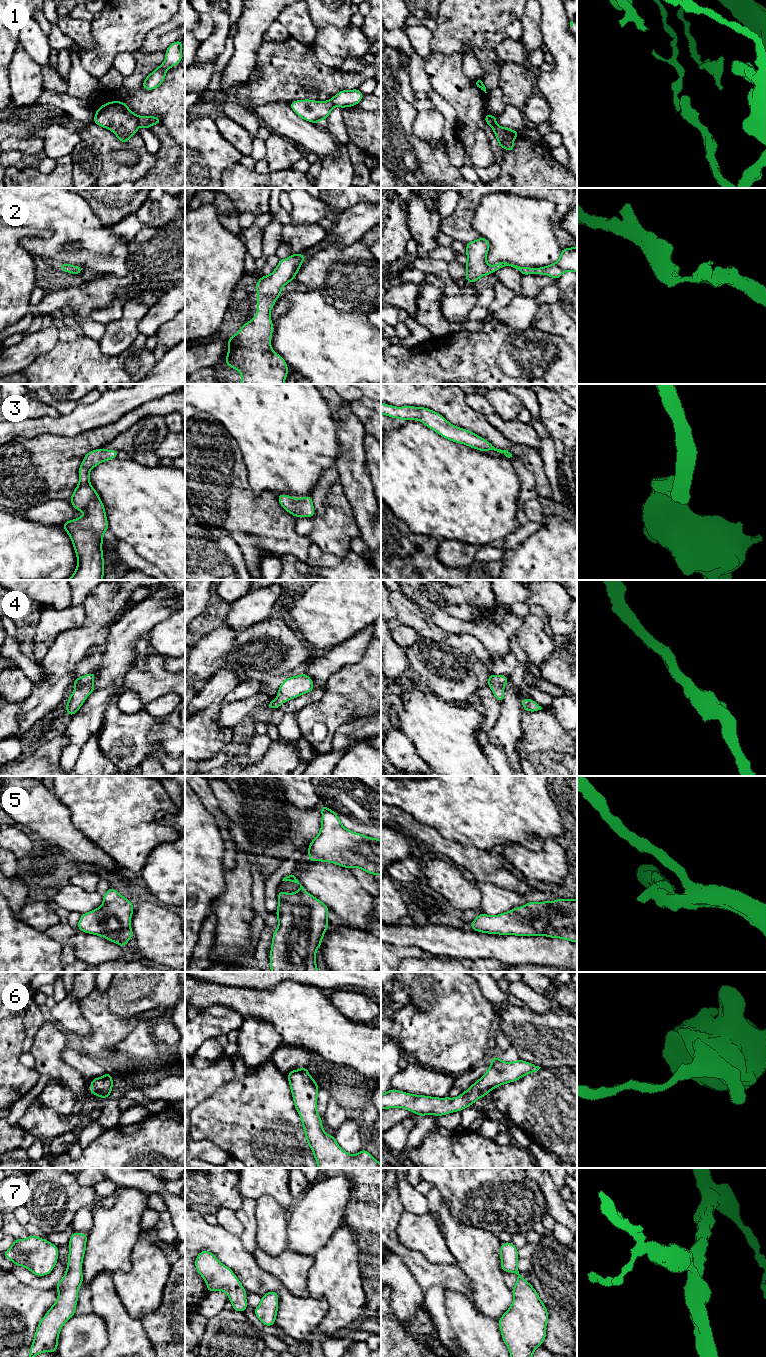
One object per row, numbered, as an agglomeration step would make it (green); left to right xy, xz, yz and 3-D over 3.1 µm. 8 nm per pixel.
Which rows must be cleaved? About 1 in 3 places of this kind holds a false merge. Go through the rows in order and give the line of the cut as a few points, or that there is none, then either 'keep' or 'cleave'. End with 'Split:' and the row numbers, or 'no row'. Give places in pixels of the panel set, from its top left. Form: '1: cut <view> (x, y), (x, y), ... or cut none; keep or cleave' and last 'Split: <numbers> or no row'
1: cut yz (494, 116), (494, 122), (491, 126); cleave
2: cut none; keep
3: cut none; keep
4: cut none; keep
5: cut none; keep
6: cut none; keep
7: cut none; keep
Split: 1

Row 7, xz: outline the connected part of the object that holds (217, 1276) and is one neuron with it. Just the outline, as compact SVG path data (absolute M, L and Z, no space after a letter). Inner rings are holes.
M207 1250L201 1251L196 1257L195 1267L205 1280L209 1293L224 1291L232 1303L233 1310L244 1312L247 1309L246 1290L233 1271L222 1264L214 1254Z

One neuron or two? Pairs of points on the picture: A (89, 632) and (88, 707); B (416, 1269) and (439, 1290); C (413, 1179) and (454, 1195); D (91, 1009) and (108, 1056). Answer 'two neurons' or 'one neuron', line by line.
A: two neurons
B: two neurons
C: two neurons
D: one neuron

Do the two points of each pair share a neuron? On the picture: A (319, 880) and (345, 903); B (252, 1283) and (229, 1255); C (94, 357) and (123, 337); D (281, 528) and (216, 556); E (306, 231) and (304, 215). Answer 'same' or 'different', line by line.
A: same
B: same
C: different
D: different
E: different

